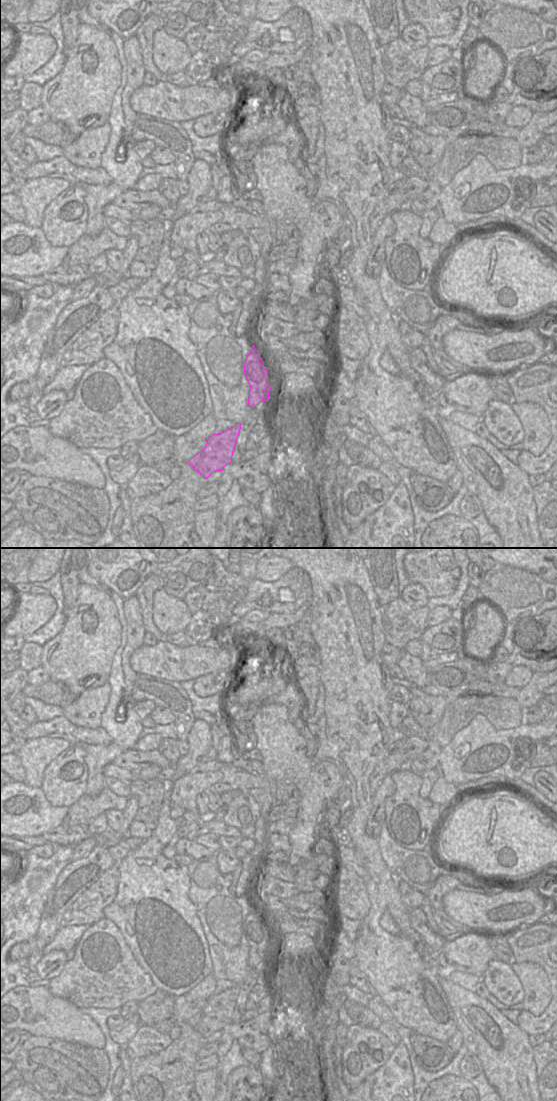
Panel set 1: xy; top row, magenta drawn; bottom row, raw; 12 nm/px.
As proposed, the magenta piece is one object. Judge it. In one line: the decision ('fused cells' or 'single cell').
fused cells

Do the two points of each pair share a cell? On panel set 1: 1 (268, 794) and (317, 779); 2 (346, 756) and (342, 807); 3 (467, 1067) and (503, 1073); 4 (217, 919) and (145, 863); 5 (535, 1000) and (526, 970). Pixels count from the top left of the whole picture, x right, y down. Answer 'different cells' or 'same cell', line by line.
1: different cells
2: different cells
3: different cells
4: different cells
5: same cell

